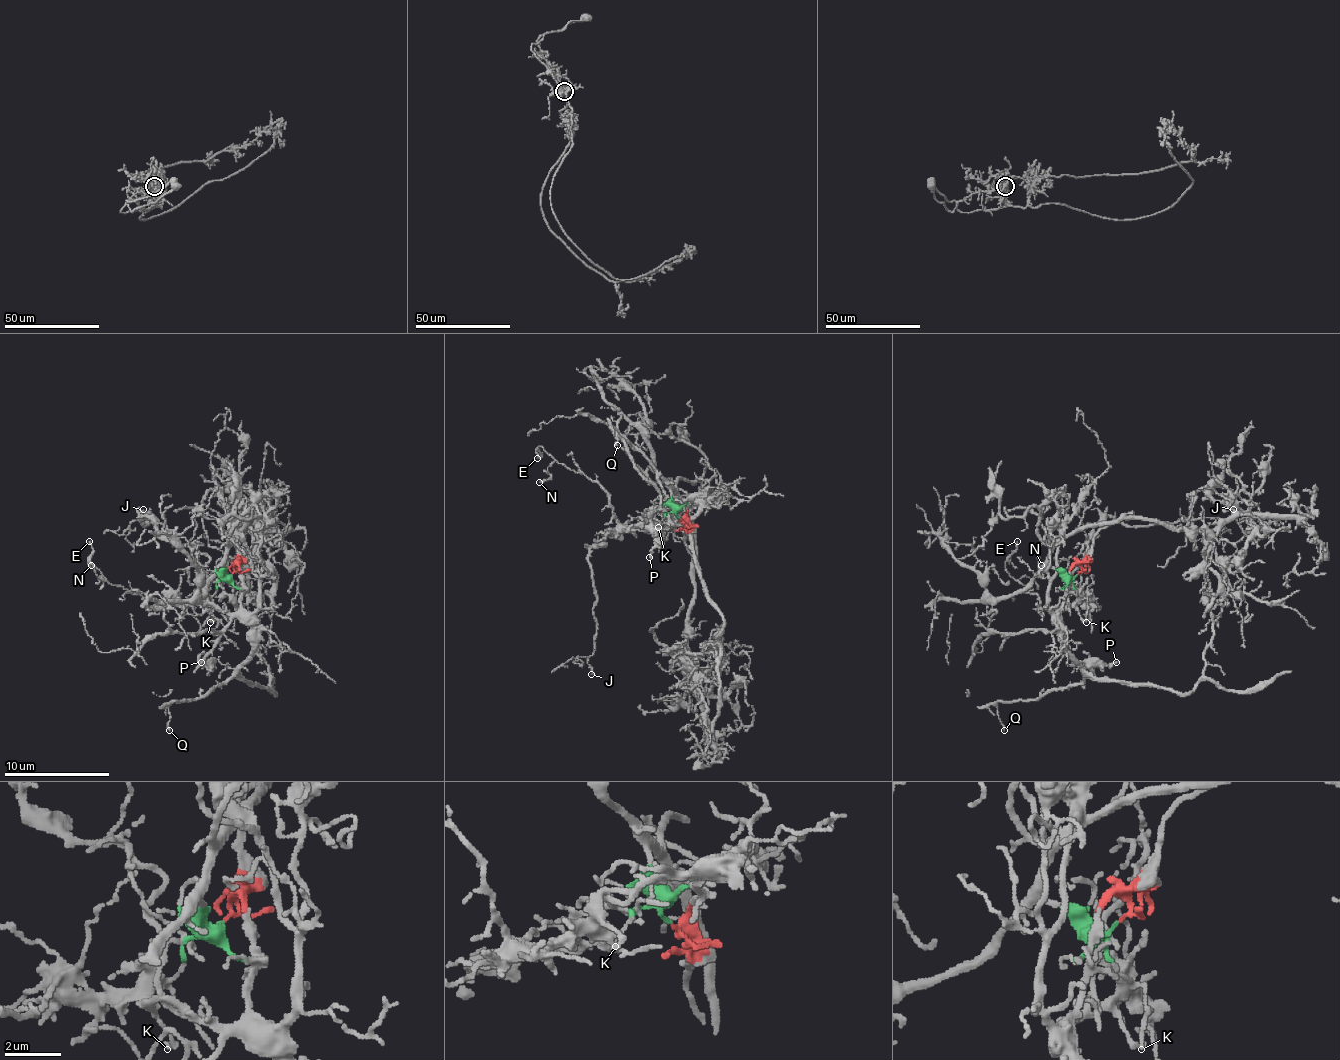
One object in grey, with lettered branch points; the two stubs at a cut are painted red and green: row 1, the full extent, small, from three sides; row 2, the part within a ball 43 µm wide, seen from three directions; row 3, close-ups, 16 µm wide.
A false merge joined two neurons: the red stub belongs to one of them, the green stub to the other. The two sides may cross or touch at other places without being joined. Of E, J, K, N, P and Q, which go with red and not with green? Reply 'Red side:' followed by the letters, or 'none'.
Red side: E, J, K, N, P, Q

